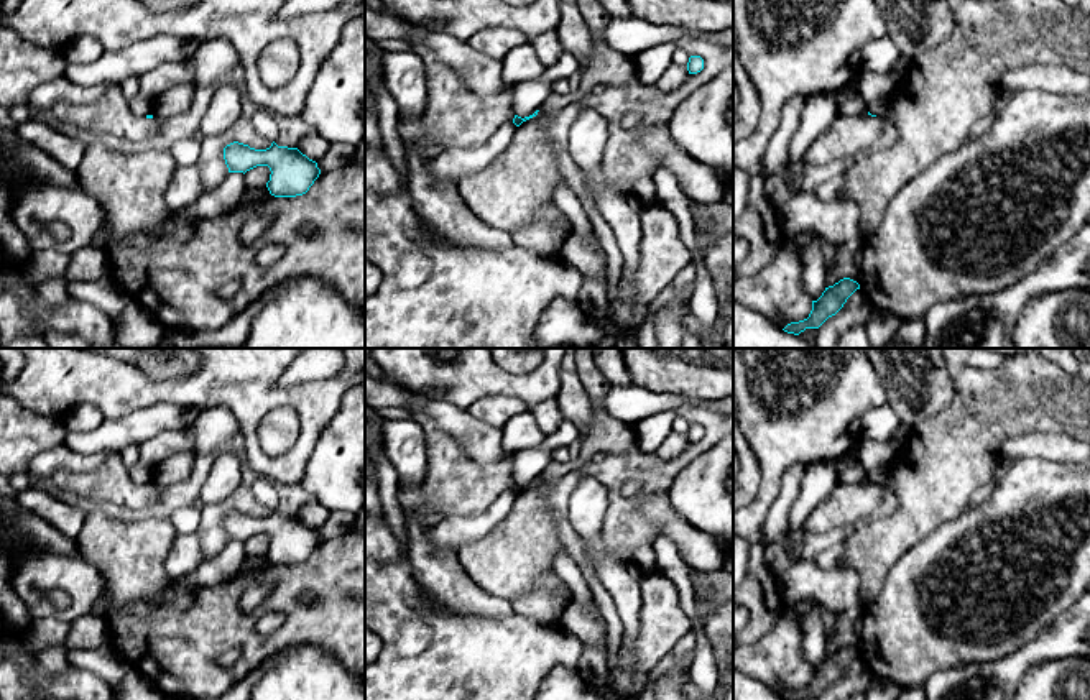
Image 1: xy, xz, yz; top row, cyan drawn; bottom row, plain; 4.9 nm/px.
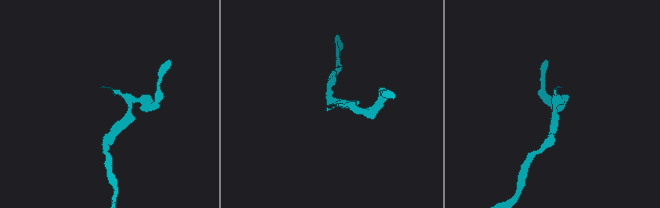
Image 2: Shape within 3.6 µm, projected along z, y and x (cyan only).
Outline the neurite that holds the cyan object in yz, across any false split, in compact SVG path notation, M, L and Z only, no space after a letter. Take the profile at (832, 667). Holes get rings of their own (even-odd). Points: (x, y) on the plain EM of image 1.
M843 646L834 654L825 656L817 669L812 669L812 679L807 687L787 692L784 700L804 700L806 697L819 697L829 685L835 684L847 667L860 657L860 652L850 646Z

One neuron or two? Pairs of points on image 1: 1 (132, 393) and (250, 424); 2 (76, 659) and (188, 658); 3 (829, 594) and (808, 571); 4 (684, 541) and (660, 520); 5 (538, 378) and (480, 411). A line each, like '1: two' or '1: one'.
1: one
2: two
3: one
4: one
5: two

